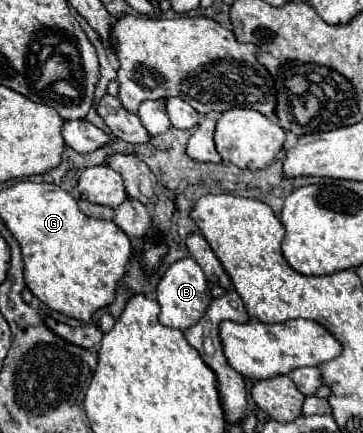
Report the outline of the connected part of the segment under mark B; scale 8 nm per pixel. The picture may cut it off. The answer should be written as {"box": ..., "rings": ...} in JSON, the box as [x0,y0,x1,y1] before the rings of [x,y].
{"box":[156,257,211,329],"rings":[[[185,257],[177,263],[173,263],[161,277],[159,285],[156,288],[157,301],[161,305],[161,313],[159,313],[159,323],[165,325],[165,327],[175,327],[175,329],[189,329],[193,323],[197,323],[209,303],[211,303],[211,291],[209,291],[209,285],[207,285],[207,279],[201,271],[201,267],[195,263],[193,257]]]}

